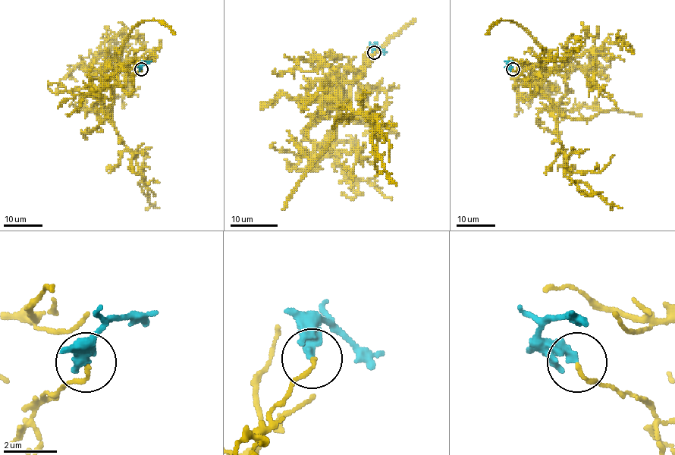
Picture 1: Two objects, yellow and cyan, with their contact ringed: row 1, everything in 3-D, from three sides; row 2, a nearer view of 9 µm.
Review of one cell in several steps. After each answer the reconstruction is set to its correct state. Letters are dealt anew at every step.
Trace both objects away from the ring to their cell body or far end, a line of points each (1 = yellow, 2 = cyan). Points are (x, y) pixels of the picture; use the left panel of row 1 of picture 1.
1: (141, 68), (129, 94), (114, 86), (113, 125), (134, 156), (149, 203), (159, 207)
2: (141, 68), (142, 64), (152, 61)

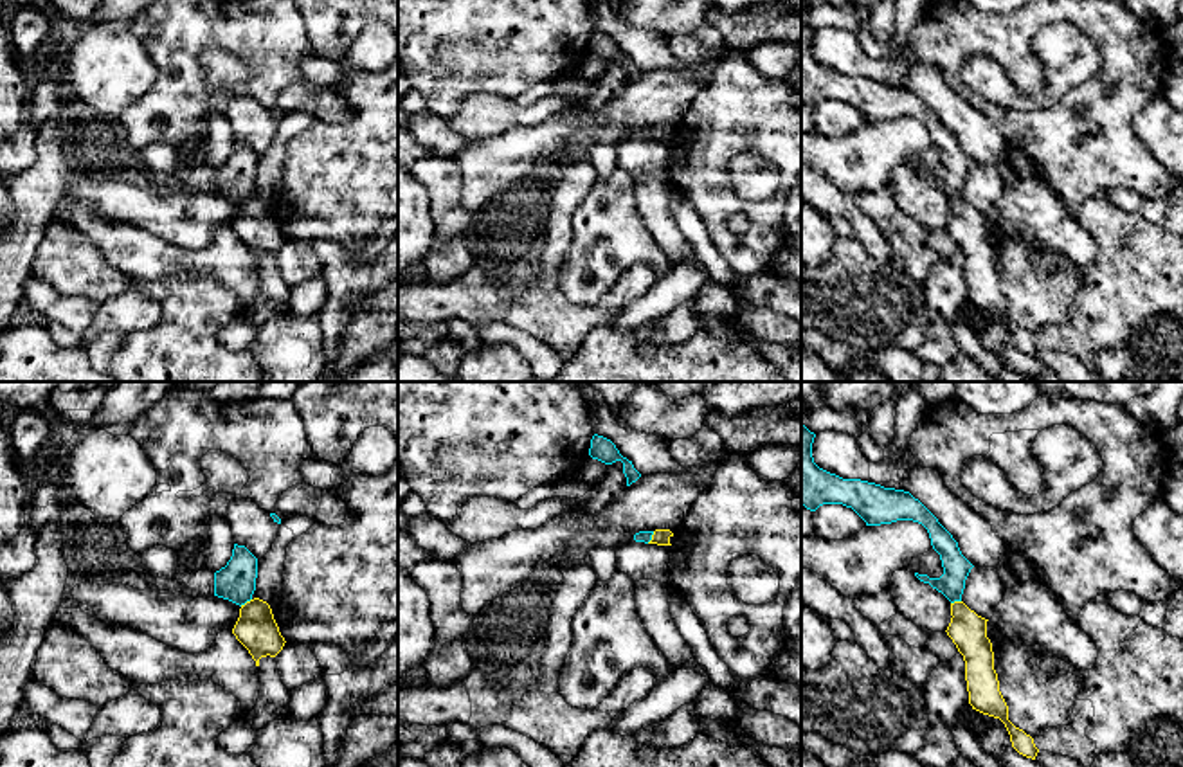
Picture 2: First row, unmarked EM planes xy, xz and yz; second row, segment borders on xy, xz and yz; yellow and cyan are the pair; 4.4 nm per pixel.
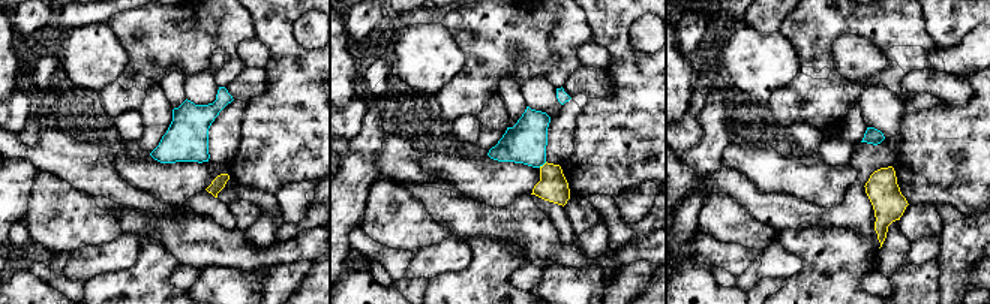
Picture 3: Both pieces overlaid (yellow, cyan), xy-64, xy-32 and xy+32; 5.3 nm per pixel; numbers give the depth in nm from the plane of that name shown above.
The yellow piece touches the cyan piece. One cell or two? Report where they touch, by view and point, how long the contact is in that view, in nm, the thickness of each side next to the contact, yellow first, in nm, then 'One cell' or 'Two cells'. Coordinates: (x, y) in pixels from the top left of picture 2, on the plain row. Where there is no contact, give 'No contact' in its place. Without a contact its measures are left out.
Touches yellow at xy (247, 198). Shared border 70 nm. Thickness 190 nm (yellow) against 180 nm. Two cells

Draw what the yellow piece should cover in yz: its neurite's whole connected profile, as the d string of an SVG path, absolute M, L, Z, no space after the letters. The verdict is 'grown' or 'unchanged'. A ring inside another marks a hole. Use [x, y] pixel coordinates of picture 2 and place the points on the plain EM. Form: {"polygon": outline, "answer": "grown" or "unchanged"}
{"polygon": "M963 198L951 200L951 212L945 229L965 257L969 301L983 311L999 315L1010 331L1012 344L1019 351L1035 356L1039 346L1034 335L1008 317L1008 302L999 288L994 266L992 239L987 234L989 216L978 212Z", "answer": "unchanged"}

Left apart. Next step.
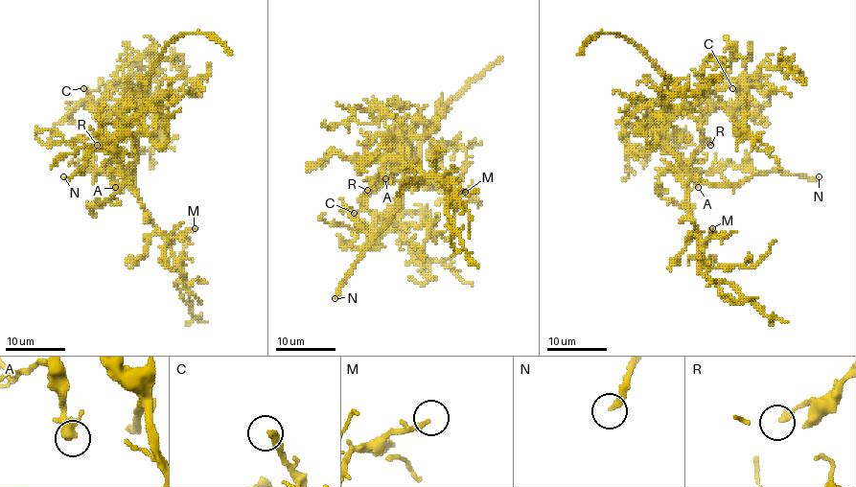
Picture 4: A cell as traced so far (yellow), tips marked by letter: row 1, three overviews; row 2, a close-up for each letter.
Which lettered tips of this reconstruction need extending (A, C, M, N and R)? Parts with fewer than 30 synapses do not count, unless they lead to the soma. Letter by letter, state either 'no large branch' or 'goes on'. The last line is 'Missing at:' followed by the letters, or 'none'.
A: goes on
C: no large branch
M: no large branch
N: goes on
R: no large branch
Missing at: A, N

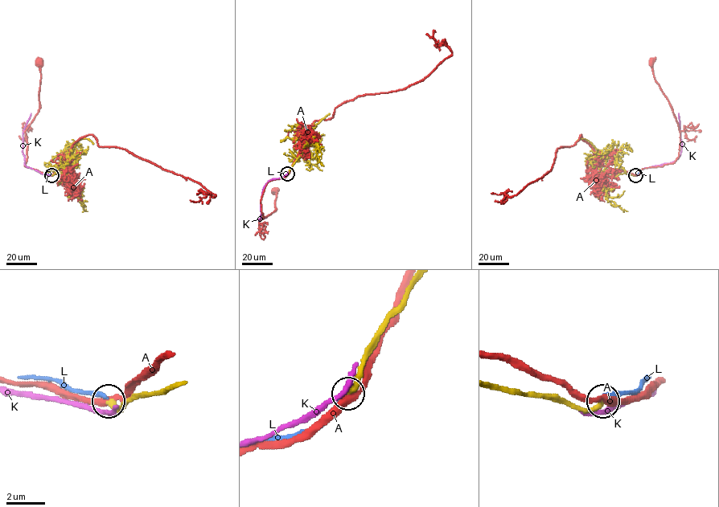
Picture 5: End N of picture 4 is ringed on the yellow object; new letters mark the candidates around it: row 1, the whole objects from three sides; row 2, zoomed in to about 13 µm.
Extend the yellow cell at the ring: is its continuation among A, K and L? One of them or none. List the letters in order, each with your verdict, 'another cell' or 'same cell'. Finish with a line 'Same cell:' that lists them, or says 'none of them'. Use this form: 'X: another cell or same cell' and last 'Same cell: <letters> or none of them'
A: another cell
K: another cell
L: another cell
Same cell: none of them

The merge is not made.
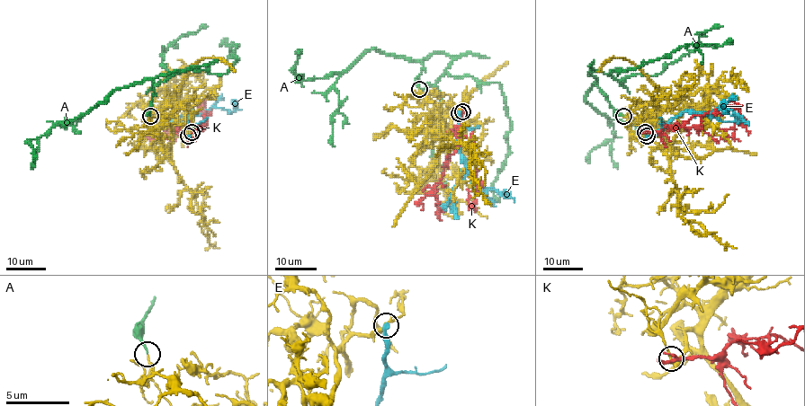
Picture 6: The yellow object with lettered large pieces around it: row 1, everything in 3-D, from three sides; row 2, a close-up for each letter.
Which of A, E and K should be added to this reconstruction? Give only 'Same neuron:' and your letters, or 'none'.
Same neuron: none

